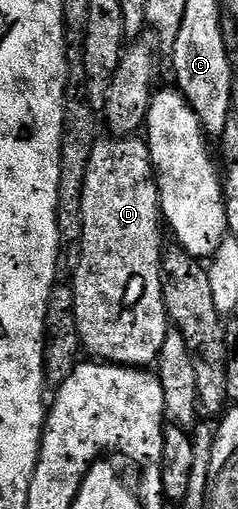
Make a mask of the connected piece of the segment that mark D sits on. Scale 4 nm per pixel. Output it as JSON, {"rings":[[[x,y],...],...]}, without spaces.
{"rings":[[[123,136],[120,138],[104,138],[98,139],[91,150],[91,162],[87,166],[87,178],[83,182],[83,210],[81,217],[83,218],[83,234],[79,241],[79,249],[81,248],[81,257],[77,260],[77,269],[73,272],[73,280],[71,279],[71,287],[73,290],[73,313],[77,319],[77,329],[81,335],[81,347],[87,353],[90,352],[92,359],[97,362],[104,362],[106,364],[122,364],[125,368],[139,368],[144,369],[146,366],[156,365],[157,355],[159,350],[163,350],[163,338],[167,338],[167,334],[171,331],[171,321],[167,313],[165,313],[165,303],[163,302],[163,290],[161,289],[161,258],[163,255],[163,247],[161,248],[161,228],[163,232],[163,217],[161,215],[161,199],[157,193],[157,181],[153,175],[153,164],[149,161],[149,145],[144,139],[137,136]]]}

